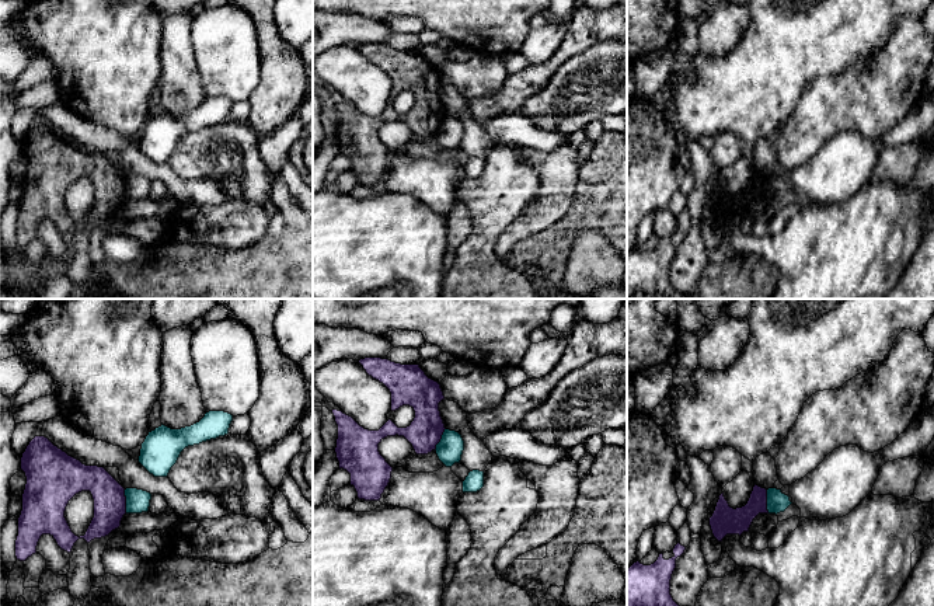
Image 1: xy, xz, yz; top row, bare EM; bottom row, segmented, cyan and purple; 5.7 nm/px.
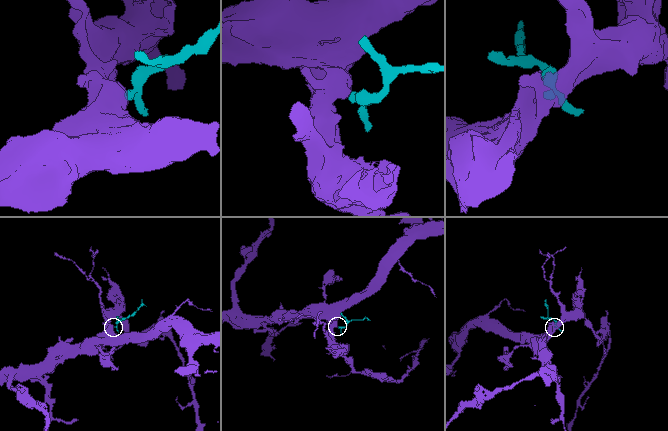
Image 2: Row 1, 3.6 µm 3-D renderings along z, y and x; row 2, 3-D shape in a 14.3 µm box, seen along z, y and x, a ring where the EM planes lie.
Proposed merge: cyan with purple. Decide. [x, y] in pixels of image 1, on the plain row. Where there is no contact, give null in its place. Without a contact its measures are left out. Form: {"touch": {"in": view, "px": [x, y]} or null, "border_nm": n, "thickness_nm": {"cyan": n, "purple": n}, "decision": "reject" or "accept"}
{"touch": {"in": "xy", "px": [126, 187]}, "border_nm": 140, "thickness_nm": {"cyan": 140, "purple": 190}, "decision": "reject"}

